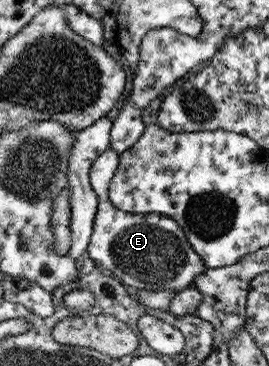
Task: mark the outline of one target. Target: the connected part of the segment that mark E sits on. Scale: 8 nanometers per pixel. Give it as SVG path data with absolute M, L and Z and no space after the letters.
M110 148L97 156L89 170L89 185L97 197L92 231L86 252L97 267L102 266L121 284L139 291L169 289L179 292L194 286L194 276L206 269L193 252L177 223L157 213L131 214L115 208L108 199L108 185L117 169L119 155Z

